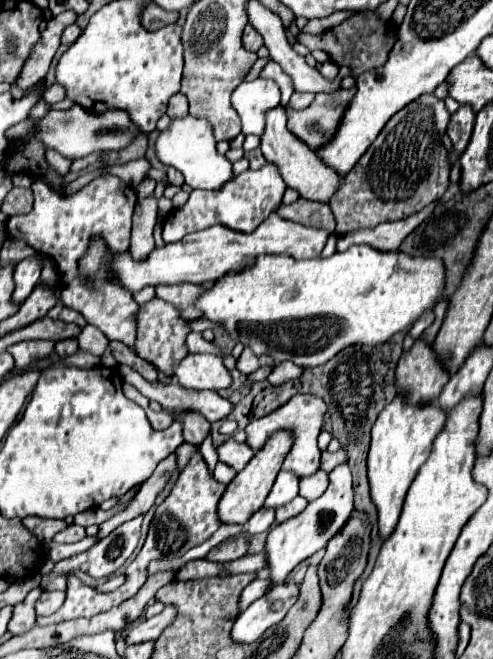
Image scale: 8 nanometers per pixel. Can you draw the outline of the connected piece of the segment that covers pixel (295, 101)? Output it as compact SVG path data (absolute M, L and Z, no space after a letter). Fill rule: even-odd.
M293 93L293 95L291 95L291 101L289 101L289 109L309 107L309 103L311 103L313 97L315 97L313 93Z

